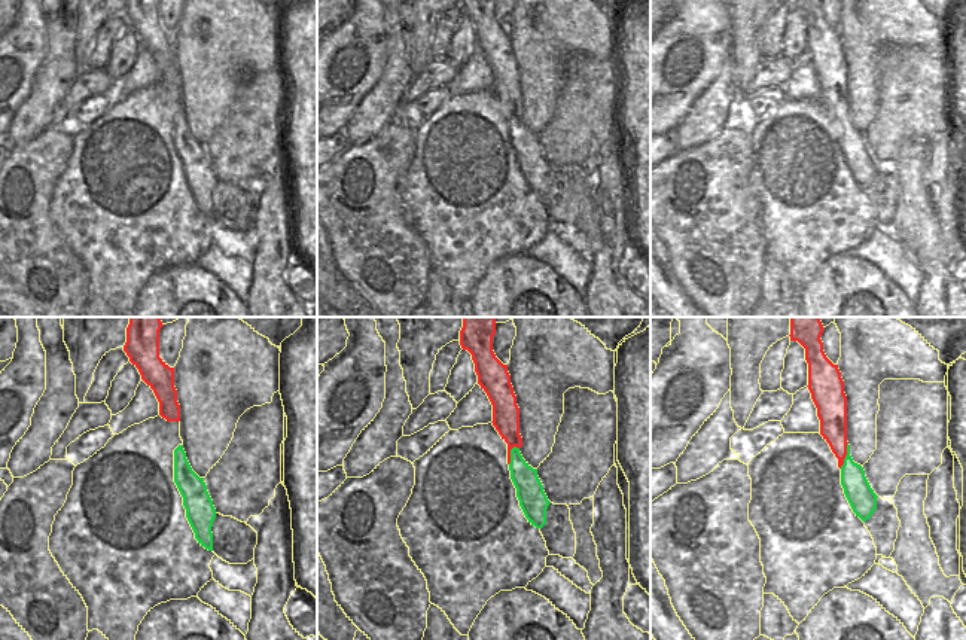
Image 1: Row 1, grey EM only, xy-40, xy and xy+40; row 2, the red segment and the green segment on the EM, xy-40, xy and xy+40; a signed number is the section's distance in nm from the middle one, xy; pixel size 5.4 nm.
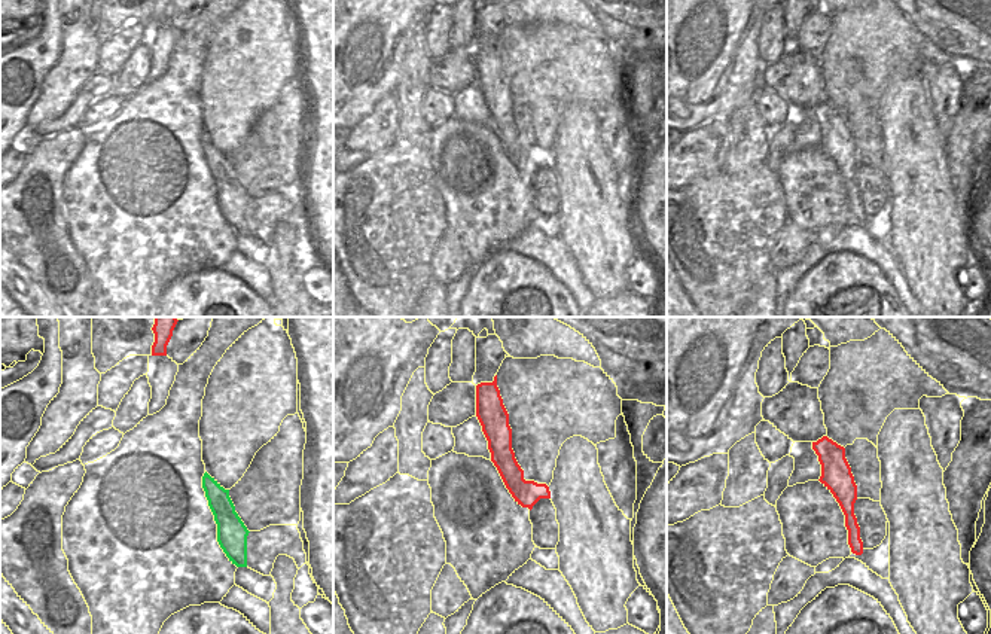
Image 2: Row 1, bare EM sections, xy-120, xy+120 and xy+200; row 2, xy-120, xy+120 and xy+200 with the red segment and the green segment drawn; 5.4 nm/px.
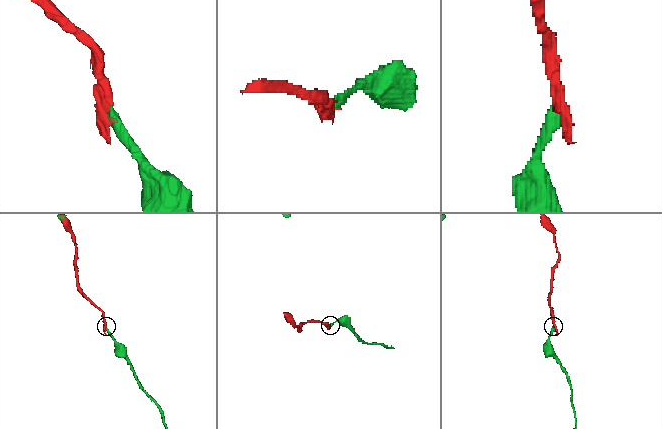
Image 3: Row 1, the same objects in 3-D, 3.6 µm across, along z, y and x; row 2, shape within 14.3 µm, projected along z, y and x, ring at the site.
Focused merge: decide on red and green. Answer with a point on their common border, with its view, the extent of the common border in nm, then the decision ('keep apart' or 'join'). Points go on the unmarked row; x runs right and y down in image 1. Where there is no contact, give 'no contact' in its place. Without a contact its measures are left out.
contact xy+40 (846, 121); length 150 nm; join

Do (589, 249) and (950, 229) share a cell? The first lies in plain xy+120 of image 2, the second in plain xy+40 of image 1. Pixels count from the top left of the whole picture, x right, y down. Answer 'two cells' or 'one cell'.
two cells

